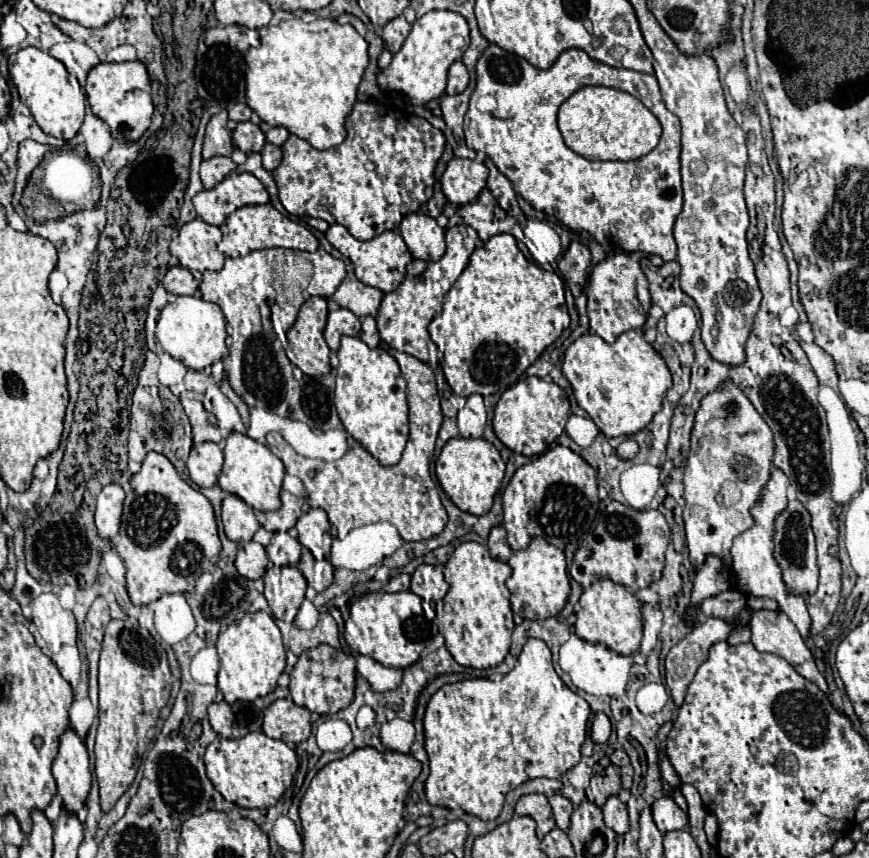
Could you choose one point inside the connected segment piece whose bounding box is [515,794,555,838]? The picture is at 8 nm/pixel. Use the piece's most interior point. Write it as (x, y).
(535, 805)

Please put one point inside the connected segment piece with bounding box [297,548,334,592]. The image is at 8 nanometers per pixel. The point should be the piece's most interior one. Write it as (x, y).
(319, 574)

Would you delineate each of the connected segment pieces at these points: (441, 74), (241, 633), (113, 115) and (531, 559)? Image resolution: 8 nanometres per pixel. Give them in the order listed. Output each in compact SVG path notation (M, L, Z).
M431 10L423 14L413 22L407 40L403 42L403 48L393 56L391 64L381 70L377 78L379 88L421 106L433 98L439 98L445 92L449 66L459 60L467 48L464 38L469 42L469 26L461 14L451 10Z
M249 612L241 620L233 622L225 632L219 634L217 652L221 658L219 668L219 690L225 702L235 700L253 702L259 696L267 696L275 690L281 672L285 670L285 648L281 640L281 630L273 616L267 612Z
M139 60L121 64L107 64L107 62L97 64L87 76L85 94L93 114L97 114L97 118L101 118L109 126L111 136L115 140L137 142L151 124L153 102L151 102L149 74Z
M533 538L527 548L513 552L509 566L513 568L513 574L507 580L507 588L511 592L511 606L515 614L529 620L543 620L557 616L563 610L571 592L563 550L547 544L543 538Z

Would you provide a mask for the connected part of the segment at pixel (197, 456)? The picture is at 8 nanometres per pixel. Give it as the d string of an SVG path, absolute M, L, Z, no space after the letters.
M203 442L191 448L187 470L189 478L199 488L211 488L213 484L217 484L221 466L223 466L223 450L215 442Z

